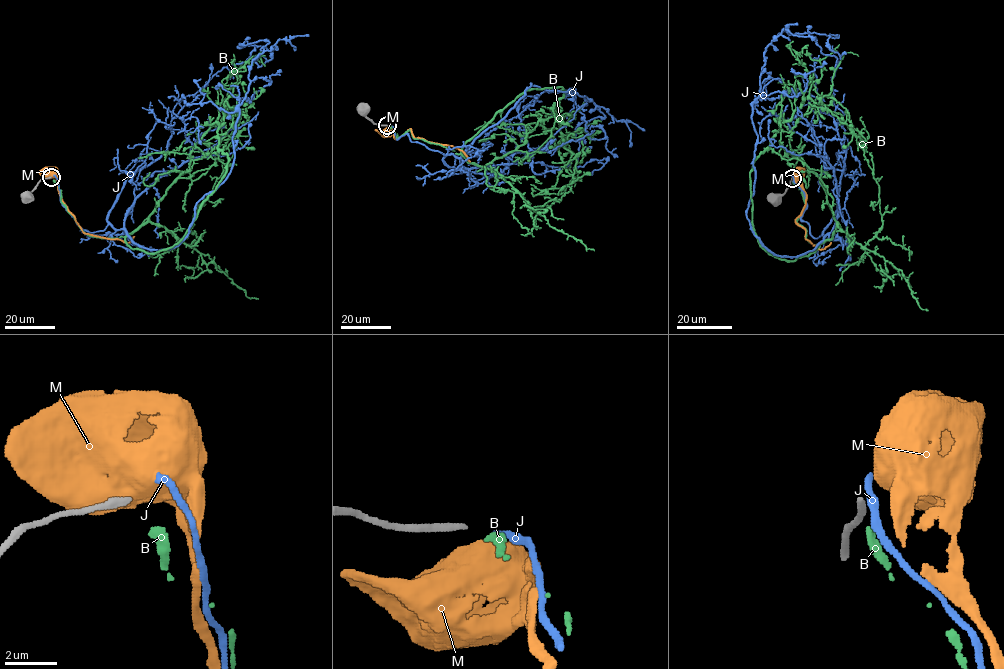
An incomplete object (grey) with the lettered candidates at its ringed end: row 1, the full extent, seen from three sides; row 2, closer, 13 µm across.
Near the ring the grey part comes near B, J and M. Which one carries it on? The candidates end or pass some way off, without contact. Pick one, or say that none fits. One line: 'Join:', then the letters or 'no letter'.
Join: J

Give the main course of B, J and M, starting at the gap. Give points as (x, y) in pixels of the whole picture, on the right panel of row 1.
B: (792, 181), (823, 243), (786, 261), (755, 233), (752, 163), (858, 56)
J: (792, 176), (827, 235), (781, 257), (747, 209), (766, 47), (782, 29), (845, 51)
M: (793, 176), (801, 182), (805, 194), (805, 206), (795, 221), (805, 230), (805, 239), (819, 249), (831, 242)

